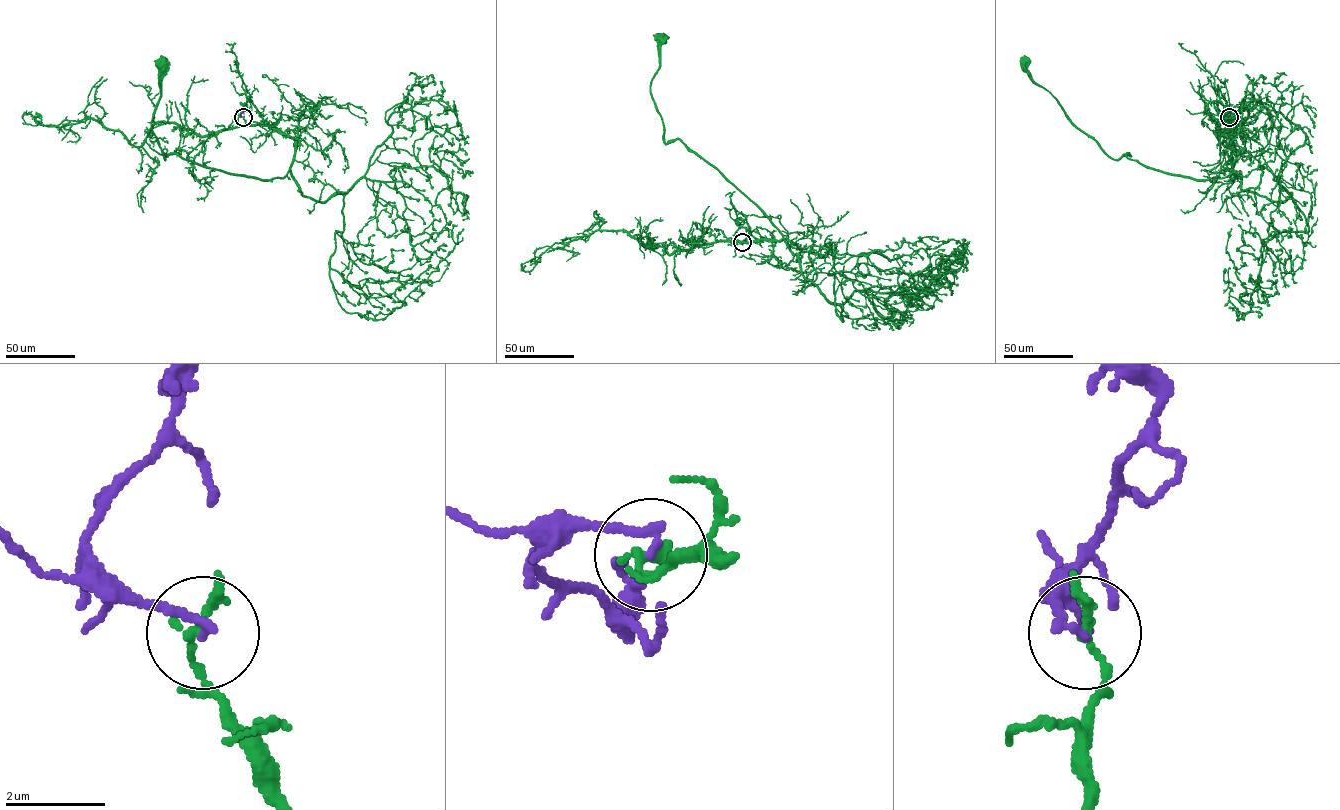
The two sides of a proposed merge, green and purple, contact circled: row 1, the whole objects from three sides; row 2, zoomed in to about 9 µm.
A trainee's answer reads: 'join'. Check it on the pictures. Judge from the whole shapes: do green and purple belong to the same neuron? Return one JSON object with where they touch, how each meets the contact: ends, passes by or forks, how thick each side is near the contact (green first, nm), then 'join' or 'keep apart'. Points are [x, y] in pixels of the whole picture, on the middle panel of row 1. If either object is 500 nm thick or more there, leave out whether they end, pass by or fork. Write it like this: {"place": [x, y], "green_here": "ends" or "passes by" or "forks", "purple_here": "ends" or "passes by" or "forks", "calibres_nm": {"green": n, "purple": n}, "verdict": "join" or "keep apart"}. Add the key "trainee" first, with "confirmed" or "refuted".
{"trainee": "refuted", "place": [742, 242], "green_here": "ends", "purple_here": "ends", "calibres_nm": {"green": 220, "purple": 180}, "verdict": "keep apart"}

